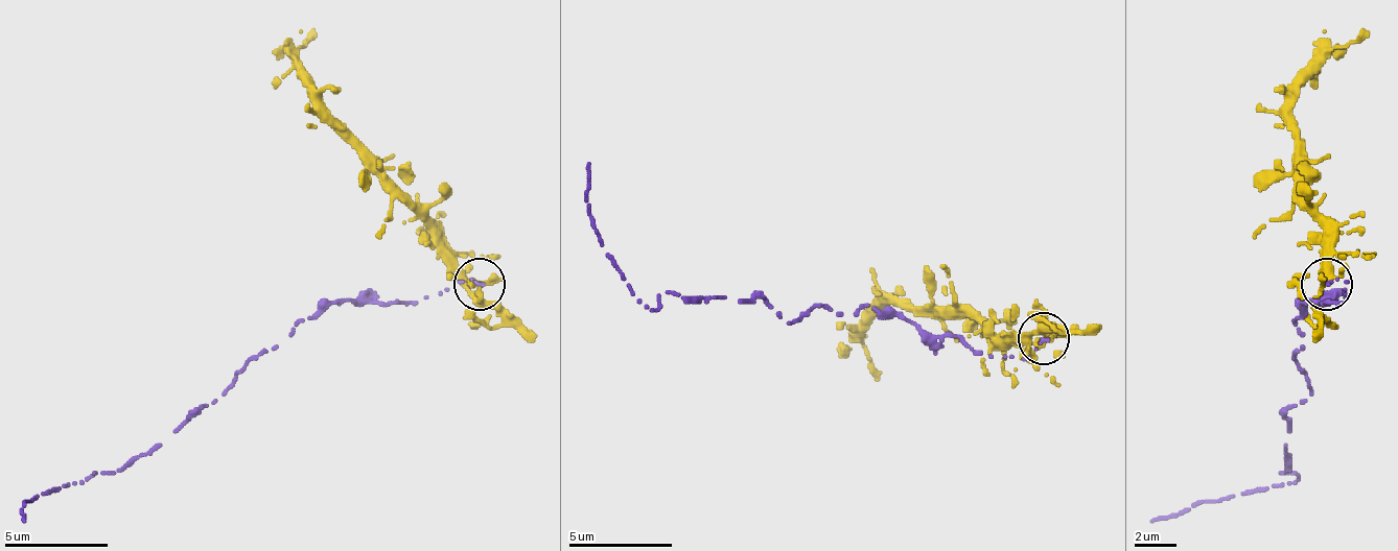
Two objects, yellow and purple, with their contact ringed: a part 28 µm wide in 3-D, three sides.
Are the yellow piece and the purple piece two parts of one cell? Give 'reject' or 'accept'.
reject

